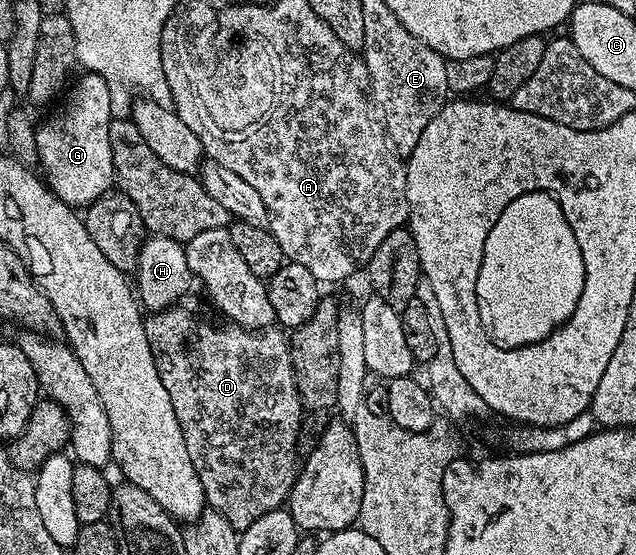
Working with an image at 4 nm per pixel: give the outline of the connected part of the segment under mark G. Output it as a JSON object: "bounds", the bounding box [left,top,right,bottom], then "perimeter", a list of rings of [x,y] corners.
{"bounds":[36,71,115,206],"perimeter":[[[86,71],[81,75],[85,76],[77,76],[64,93],[65,105],[50,120],[36,125],[40,171],[49,191],[70,206],[88,206],[115,184],[109,137],[109,123],[115,119],[115,105],[109,83],[98,72]]]}

